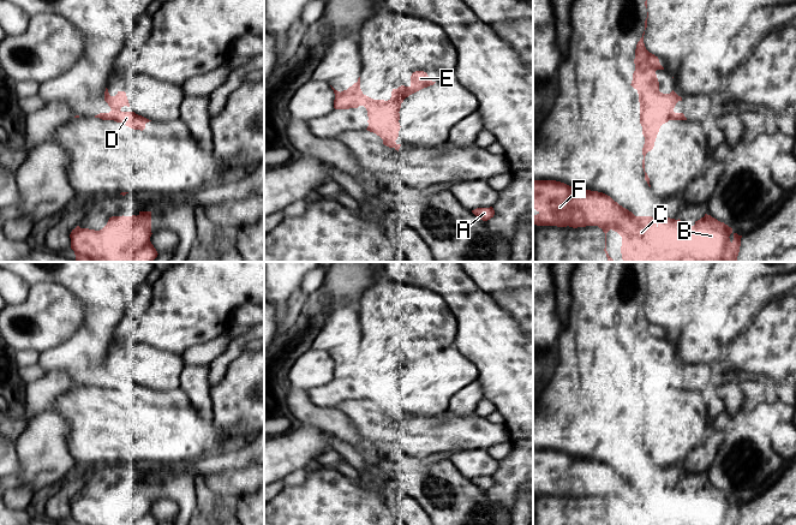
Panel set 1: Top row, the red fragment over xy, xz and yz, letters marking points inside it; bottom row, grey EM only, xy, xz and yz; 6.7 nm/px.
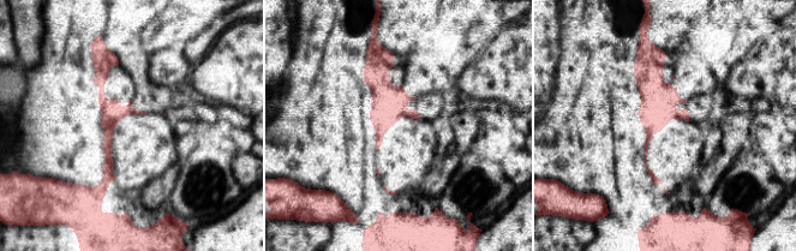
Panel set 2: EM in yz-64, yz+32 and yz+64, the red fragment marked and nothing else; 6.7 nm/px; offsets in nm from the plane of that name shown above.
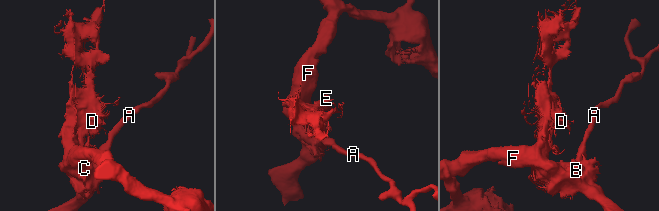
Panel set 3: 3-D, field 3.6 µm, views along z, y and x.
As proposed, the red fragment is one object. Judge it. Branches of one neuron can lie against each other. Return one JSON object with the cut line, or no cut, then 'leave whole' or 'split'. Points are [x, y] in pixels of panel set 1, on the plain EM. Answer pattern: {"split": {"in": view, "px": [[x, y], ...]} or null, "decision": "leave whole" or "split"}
{"split": null, "decision": "leave whole"}

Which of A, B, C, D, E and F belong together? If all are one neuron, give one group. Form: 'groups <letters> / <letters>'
groups A B C D E F

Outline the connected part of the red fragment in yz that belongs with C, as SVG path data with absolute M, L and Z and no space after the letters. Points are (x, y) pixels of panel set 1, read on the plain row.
M533 449L533 478L538 481L537 484L533 484L533 494L537 495L557 495L557 496L586 496L586 495L598 495L603 499L605 502L605 523L609 525L606 520L606 502L612 499L617 501L622 506L622 515L621 515L621 523L622 525L738 525L740 515L741 515L741 507L742 505L738 505L737 502L732 501L732 497L725 494L724 491L718 490L717 488L712 487L711 484L705 483L704 487L695 490L695 494L689 496L688 499L683 497L683 491L678 488L670 488L668 485L663 485L657 491L654 487L652 485L635 485L632 481L620 475L617 471L615 471L610 465L598 461L598 460L591 460L591 459L582 459L571 457L564 452L556 451L556 449Z

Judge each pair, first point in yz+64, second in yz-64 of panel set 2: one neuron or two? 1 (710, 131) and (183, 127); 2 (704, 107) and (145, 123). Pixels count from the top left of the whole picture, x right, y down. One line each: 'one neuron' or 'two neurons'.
1: one neuron
2: two neurons

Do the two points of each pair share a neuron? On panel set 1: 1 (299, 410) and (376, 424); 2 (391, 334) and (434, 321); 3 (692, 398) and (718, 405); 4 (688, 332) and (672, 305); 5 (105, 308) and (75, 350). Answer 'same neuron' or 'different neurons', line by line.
1: different neurons
2: same neuron
3: different neurons
4: different neurons
5: same neuron

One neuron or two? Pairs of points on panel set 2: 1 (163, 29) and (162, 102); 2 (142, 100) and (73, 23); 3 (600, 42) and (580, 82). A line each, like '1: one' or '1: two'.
1: two
2: two
3: one

